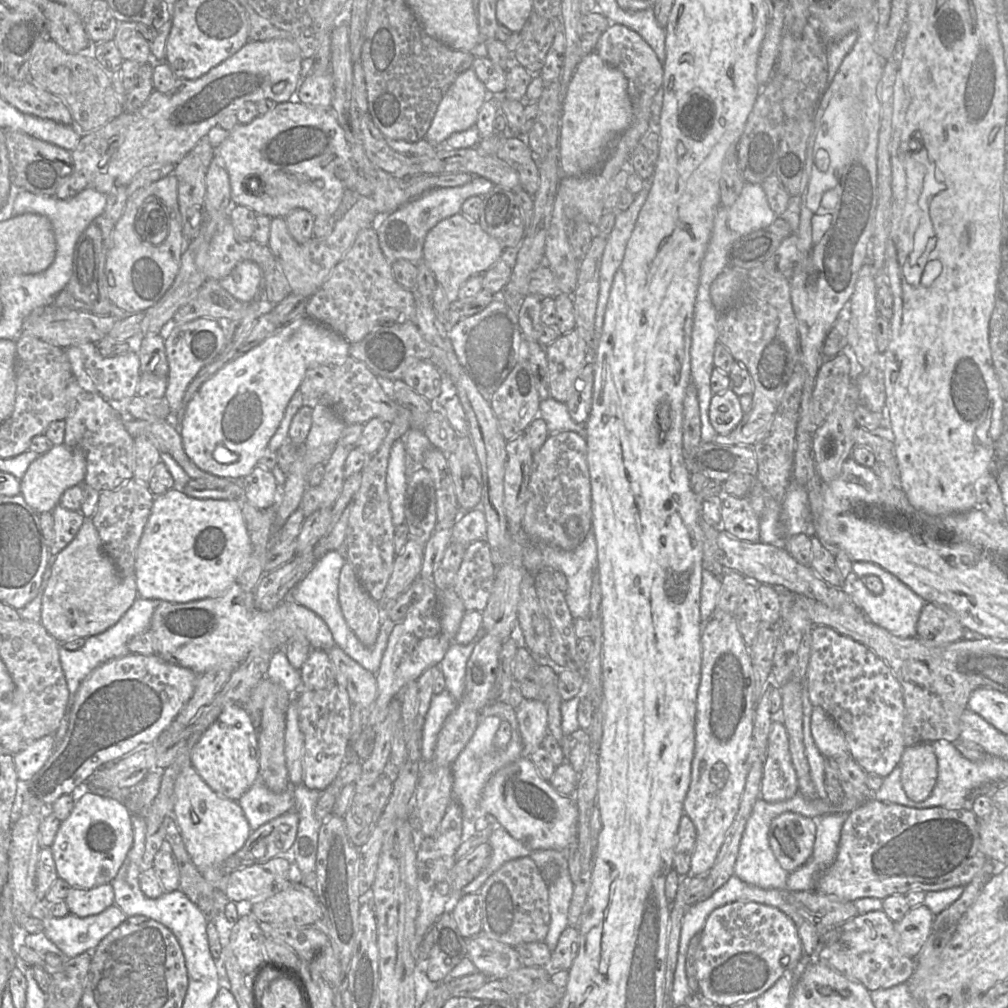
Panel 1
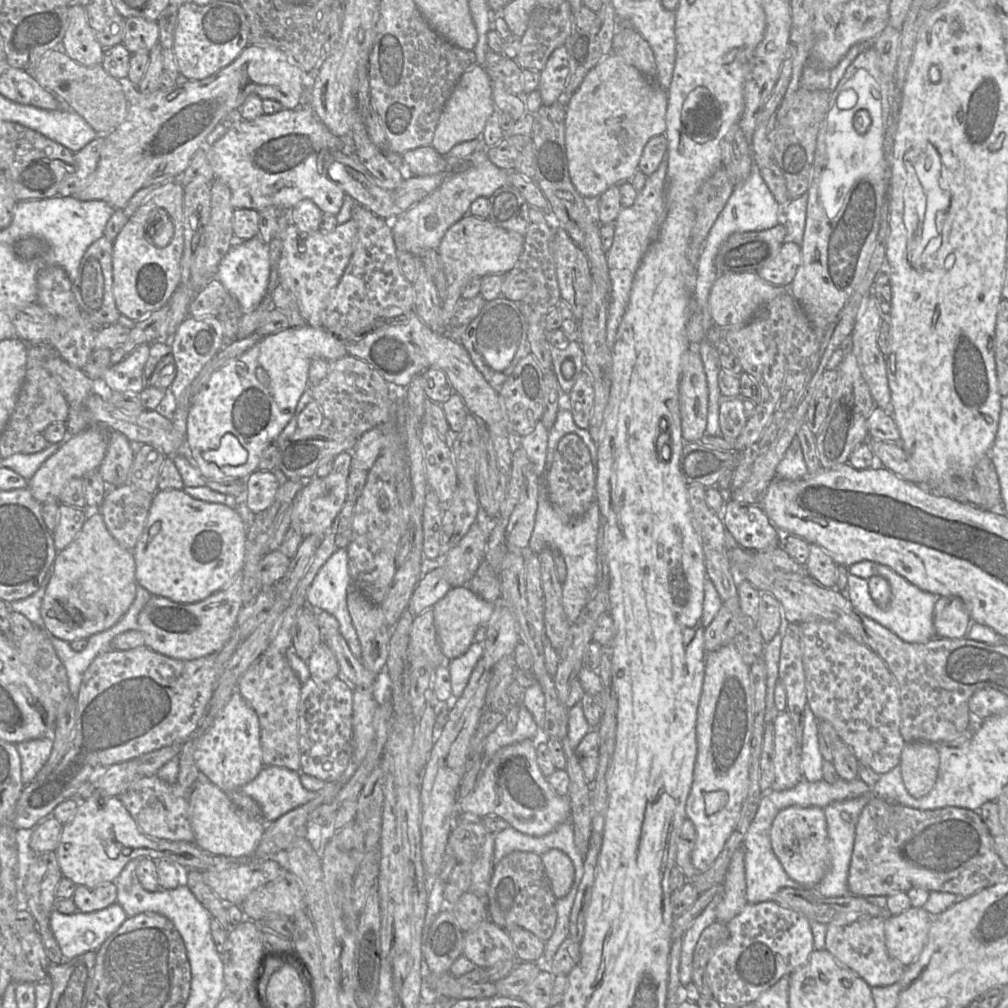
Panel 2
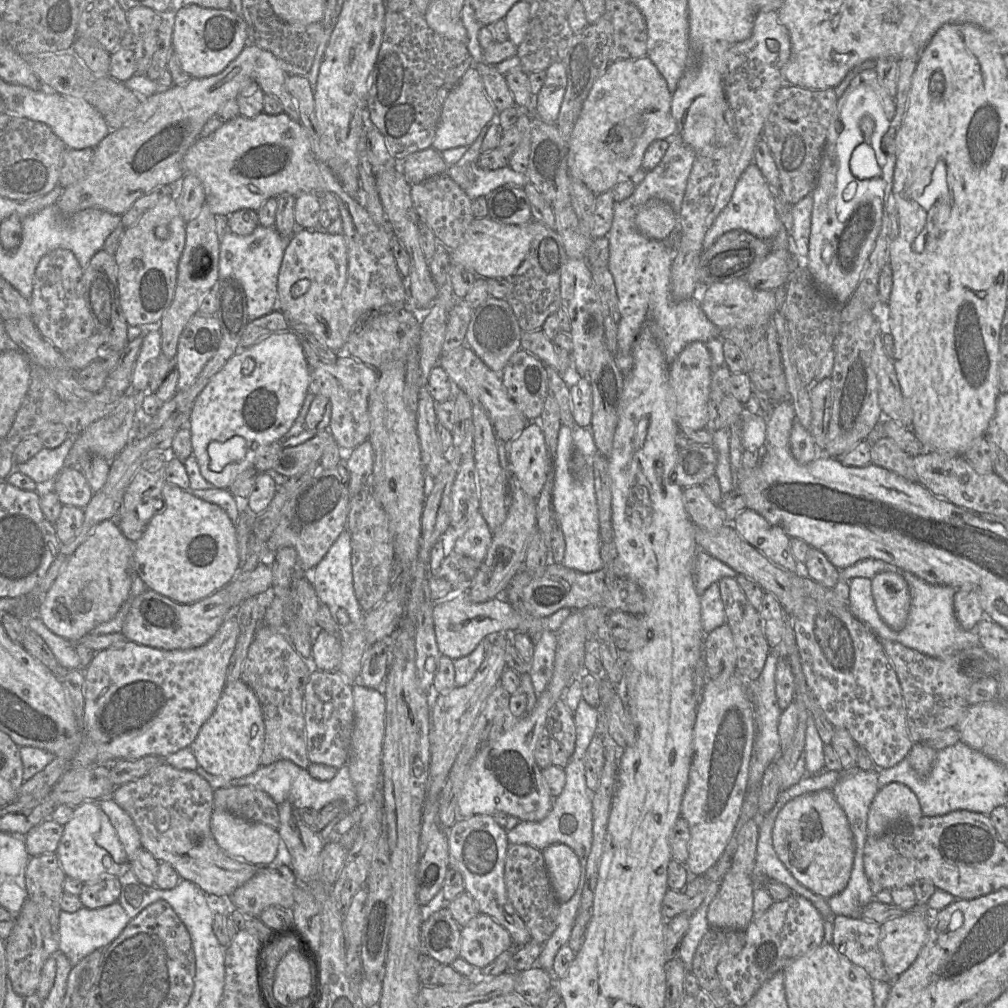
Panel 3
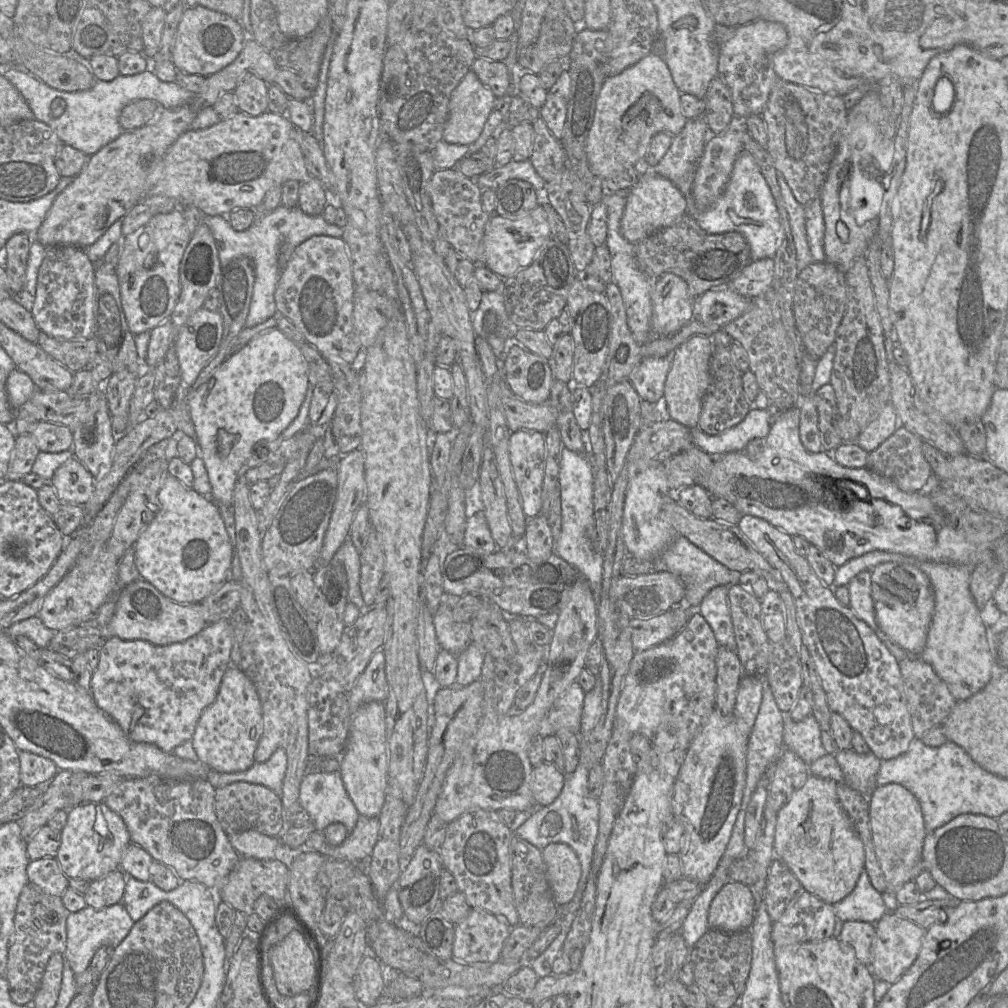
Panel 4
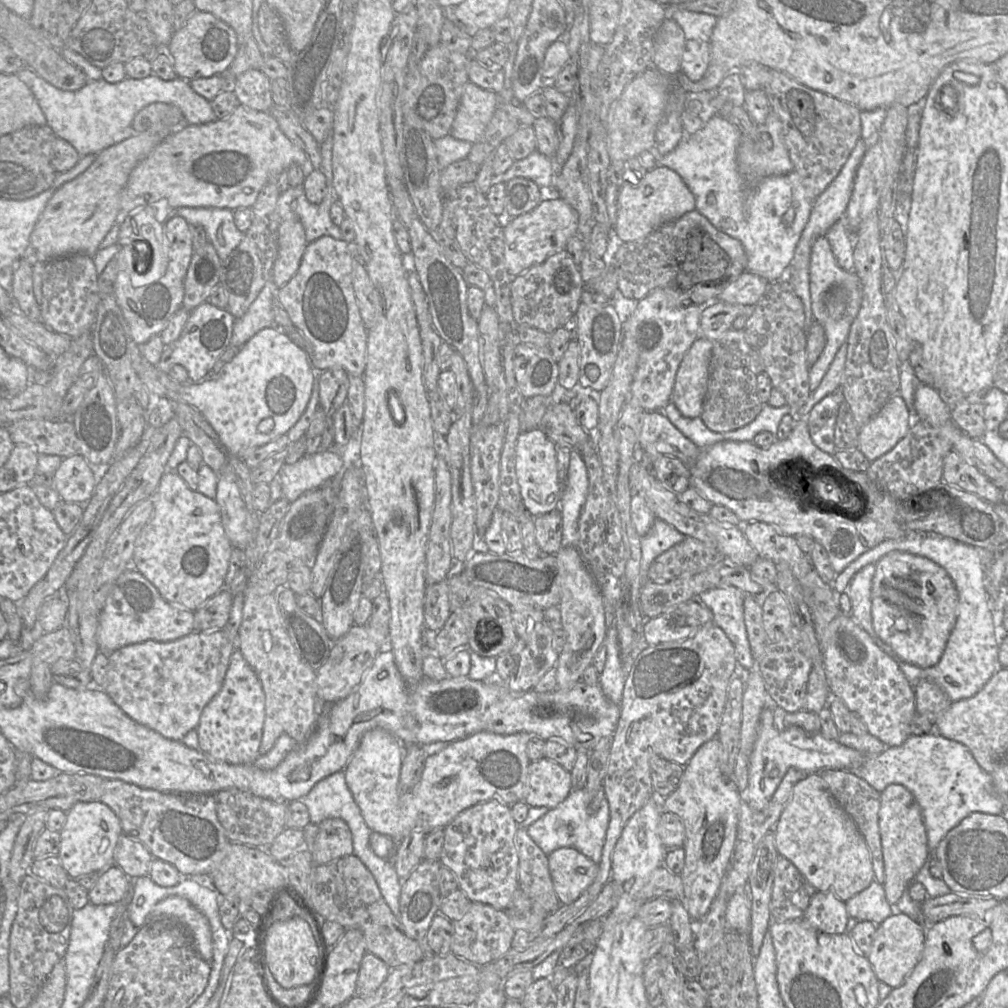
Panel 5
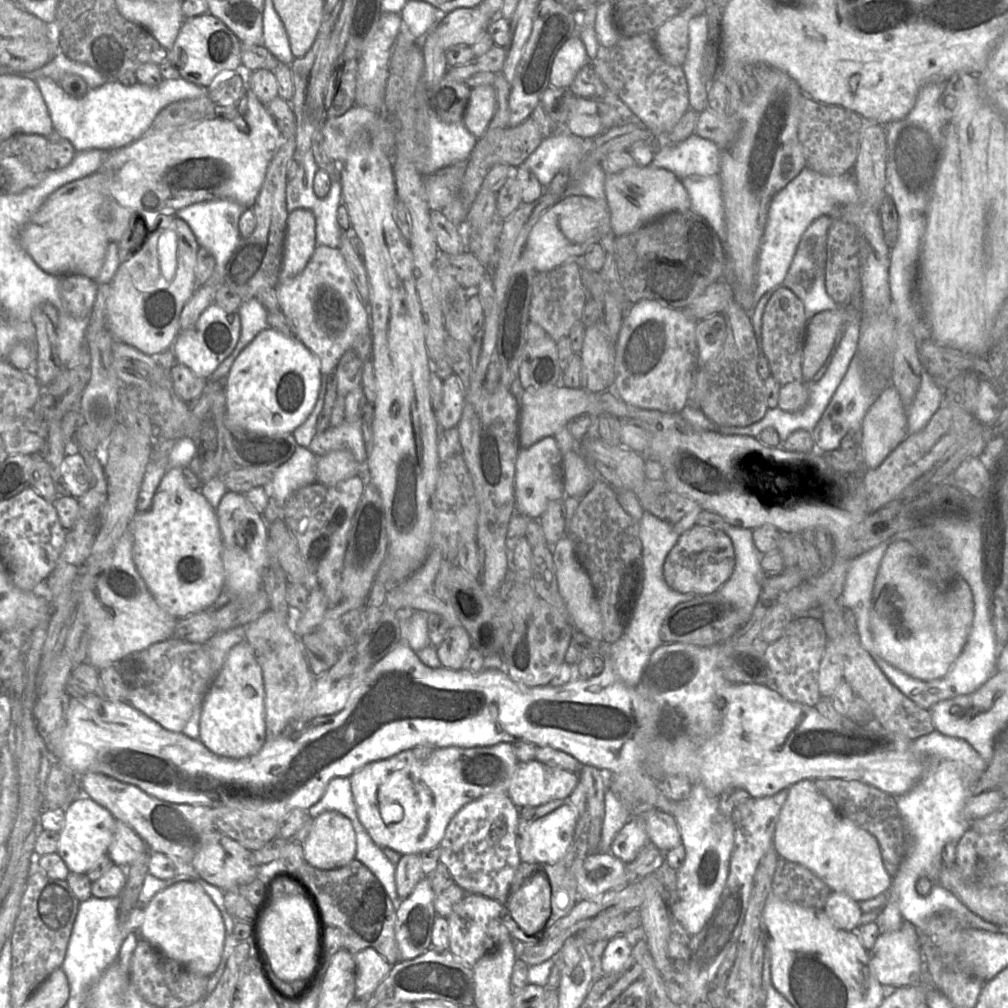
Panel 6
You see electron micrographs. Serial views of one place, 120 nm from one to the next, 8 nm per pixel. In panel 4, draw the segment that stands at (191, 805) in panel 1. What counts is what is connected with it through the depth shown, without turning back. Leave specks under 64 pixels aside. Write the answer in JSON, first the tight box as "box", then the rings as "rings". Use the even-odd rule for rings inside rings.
{"box":[228,830,280,859],"rings":[[[256,830],[228,836],[230,843],[242,858],[275,859],[275,849],[280,843],[279,837],[268,836]]]}

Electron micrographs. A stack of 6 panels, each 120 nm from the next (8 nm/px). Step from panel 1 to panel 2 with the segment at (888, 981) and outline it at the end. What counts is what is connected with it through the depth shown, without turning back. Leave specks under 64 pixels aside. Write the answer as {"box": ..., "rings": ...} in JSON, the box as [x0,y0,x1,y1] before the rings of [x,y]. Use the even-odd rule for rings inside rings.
{"box":[825,916,905,987],"rings":[[[885,916],[860,917],[853,922],[832,922],[827,925],[825,949],[841,964],[850,968],[870,987],[889,986],[898,982],[905,969],[888,953],[884,933]]]}

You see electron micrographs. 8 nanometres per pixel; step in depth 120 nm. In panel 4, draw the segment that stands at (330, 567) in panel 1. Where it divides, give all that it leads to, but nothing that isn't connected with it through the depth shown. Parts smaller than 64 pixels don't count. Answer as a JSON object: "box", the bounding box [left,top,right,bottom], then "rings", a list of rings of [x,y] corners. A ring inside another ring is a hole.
{"box":[332,538,370,614],"rings":[[[348,538],[340,546],[332,560],[341,561],[345,567],[348,582],[348,600],[360,610],[360,614],[370,611],[370,607],[363,601],[360,580],[360,557],[352,541]]]}

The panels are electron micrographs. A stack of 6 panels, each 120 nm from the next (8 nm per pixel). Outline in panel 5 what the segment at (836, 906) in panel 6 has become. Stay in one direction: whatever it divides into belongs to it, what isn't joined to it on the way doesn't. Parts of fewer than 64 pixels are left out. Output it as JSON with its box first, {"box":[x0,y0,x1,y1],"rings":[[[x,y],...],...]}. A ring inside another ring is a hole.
{"box":[801,891,848,934],"rings":[[[816,891],[801,920],[820,932],[843,934],[848,919],[845,901],[831,892]]]}

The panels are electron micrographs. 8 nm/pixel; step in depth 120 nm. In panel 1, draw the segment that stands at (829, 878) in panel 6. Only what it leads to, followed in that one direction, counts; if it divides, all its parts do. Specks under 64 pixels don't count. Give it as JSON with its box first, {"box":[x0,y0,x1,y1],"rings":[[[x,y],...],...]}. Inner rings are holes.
{"box":[769,812,817,872],"rings":[[[795,812],[777,816],[769,829],[769,844],[787,872],[807,862],[813,852],[817,833],[817,820]]]}

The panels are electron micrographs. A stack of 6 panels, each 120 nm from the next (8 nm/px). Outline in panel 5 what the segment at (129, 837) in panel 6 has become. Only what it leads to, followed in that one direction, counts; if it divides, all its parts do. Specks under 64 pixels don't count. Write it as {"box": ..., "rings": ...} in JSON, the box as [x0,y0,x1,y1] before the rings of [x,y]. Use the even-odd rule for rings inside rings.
{"box":[113,833,153,880],"rings":[[[122,833],[114,849],[113,863],[134,880],[149,875],[153,856],[150,851],[137,840]]]}

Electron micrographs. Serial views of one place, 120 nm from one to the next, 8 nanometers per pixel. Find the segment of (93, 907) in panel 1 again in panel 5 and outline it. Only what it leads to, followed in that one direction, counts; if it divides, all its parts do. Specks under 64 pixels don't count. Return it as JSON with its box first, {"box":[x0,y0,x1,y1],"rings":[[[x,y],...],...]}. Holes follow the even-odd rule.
{"box":[89,864,130,905],"rings":[[[115,864],[99,871],[101,875],[89,890],[89,902],[95,905],[121,903],[130,891],[130,878]]]}

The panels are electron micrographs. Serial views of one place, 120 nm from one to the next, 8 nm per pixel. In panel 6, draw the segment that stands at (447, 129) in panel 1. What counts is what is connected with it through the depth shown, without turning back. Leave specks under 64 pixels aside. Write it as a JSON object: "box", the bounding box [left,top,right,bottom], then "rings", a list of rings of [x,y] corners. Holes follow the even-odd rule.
{"box":[462,85,496,139],"rings":[[[482,85],[471,89],[462,121],[477,139],[486,133],[495,114],[496,103],[496,91],[492,85]]]}

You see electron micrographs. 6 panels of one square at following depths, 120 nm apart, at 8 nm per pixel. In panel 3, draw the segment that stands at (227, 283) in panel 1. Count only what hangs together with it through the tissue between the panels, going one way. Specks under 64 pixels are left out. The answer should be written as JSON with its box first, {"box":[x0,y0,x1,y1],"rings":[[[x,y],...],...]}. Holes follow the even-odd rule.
{"box":[219,224,289,321],"rings":[[[260,224],[247,236],[238,236],[227,230],[220,236],[219,278],[234,277],[244,288],[249,321],[278,308],[277,282],[284,251],[289,238],[282,237],[275,227]]]}

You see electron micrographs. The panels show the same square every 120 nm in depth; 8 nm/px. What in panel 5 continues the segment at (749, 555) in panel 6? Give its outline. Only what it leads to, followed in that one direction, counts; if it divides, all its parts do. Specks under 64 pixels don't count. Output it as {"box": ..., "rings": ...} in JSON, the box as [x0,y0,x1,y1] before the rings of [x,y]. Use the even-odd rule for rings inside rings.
{"box":[698,586,757,669],"rings":[[[734,586],[717,587],[698,596],[698,601],[713,614],[712,623],[721,628],[735,648],[738,667],[755,669],[757,662],[752,656],[744,622],[746,593]]]}

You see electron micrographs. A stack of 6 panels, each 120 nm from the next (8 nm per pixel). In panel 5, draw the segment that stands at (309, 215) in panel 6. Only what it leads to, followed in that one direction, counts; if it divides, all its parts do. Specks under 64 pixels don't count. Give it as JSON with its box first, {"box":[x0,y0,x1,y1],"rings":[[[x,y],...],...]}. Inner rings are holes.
{"box":[272,218,307,288],"rings":[[[298,218],[281,222],[278,255],[272,271],[272,280],[278,288],[285,286],[296,274],[307,245],[305,229]]]}

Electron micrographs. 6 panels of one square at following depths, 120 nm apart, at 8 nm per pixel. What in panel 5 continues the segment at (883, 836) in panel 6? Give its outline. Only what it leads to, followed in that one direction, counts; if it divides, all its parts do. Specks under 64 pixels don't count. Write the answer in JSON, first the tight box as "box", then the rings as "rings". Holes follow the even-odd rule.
{"box":[820,770,884,885],"rings":[[[823,770],[820,774],[833,798],[857,825],[870,851],[874,879],[884,885],[884,860],[879,829],[881,793],[849,770]]]}

